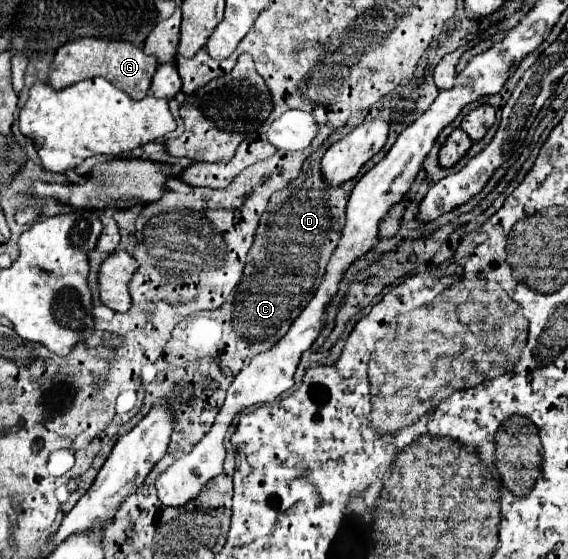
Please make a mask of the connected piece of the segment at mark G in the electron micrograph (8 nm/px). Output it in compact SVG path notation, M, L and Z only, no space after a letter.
M83 37L65 43L63 47L57 49L49 71L49 85L53 85L55 89L63 89L67 85L73 85L89 77L105 77L109 83L125 91L131 99L143 99L149 91L155 69L157 69L157 59L153 55L147 55L141 47L129 41Z

